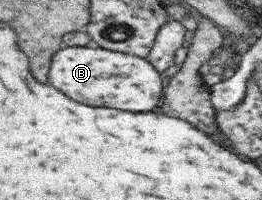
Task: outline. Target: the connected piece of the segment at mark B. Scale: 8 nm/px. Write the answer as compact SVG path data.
M66 48L54 56L50 70L50 82L66 96L82 100L82 104L118 108L128 112L150 112L156 110L158 102L165 96L162 78L148 58L126 54L105 48Z

